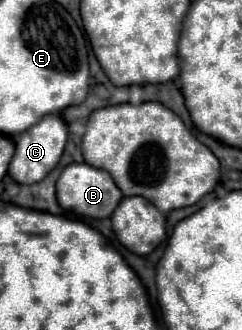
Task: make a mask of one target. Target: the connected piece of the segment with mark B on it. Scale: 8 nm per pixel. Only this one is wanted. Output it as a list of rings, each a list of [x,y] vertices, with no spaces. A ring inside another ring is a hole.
[[[71,163],[63,169],[63,173],[57,179],[57,201],[65,211],[71,211],[81,217],[93,217],[93,219],[105,219],[111,217],[117,203],[123,199],[121,191],[113,183],[111,175],[103,169],[95,169],[87,163]]]

